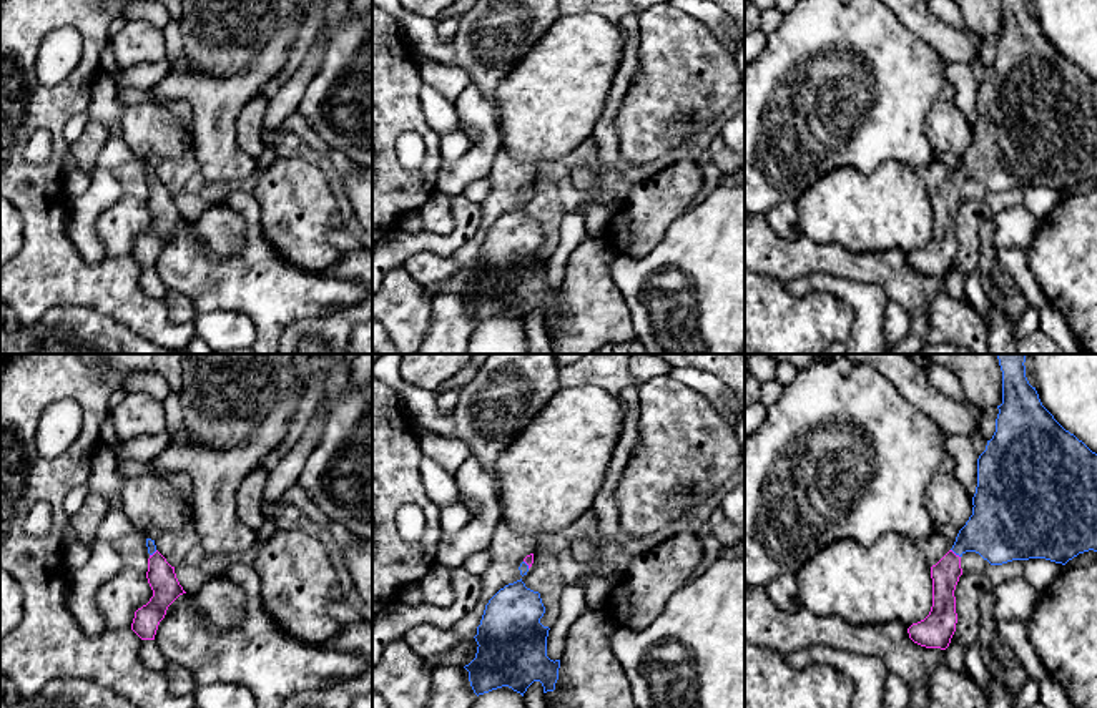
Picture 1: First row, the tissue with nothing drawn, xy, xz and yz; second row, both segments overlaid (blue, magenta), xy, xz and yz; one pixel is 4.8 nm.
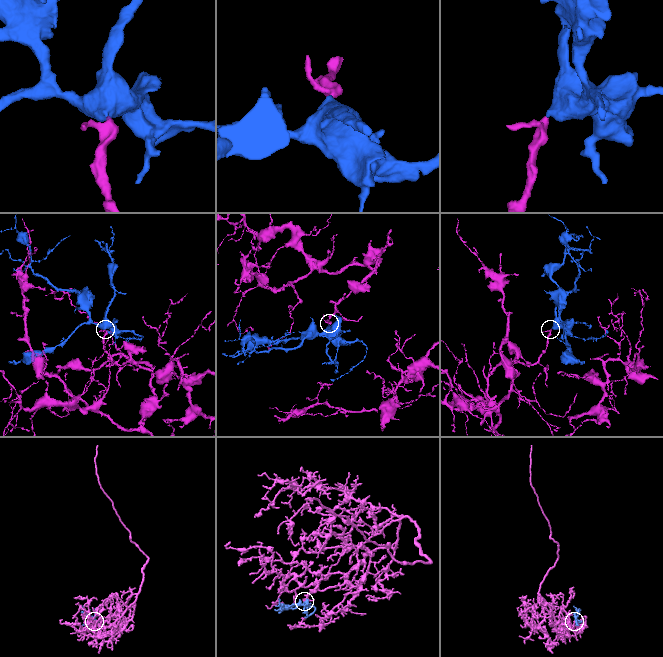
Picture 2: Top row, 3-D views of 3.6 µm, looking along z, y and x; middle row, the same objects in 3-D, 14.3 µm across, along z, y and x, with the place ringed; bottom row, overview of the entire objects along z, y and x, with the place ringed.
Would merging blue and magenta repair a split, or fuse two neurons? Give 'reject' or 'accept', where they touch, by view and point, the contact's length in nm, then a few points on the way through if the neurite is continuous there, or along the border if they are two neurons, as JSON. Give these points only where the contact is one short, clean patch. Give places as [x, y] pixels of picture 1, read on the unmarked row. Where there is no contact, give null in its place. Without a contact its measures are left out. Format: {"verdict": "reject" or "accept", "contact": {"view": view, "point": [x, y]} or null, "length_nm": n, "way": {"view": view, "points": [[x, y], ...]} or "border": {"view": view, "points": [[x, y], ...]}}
{"verdict": "accept", "contact": {"view": "yz", "point": [956, 181]}, "length_nm": 60, "way": {"view": "yz", "points": [[1001, 157], [971, 165], [956, 181], [946, 200]]}}

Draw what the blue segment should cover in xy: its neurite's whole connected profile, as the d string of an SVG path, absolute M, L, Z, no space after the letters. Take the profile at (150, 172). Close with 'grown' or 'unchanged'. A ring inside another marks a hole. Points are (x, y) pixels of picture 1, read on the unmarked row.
M146 166L148 199L146 206L153 218L153 224L146 233L135 239L131 258L141 268L155 268L160 249L165 246L168 234L183 221L175 194L156 178L155 168Z | grown

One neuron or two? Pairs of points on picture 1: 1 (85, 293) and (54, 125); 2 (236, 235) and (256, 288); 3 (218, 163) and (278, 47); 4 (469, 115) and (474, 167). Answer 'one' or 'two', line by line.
1: one
2: two
3: one
4: one

